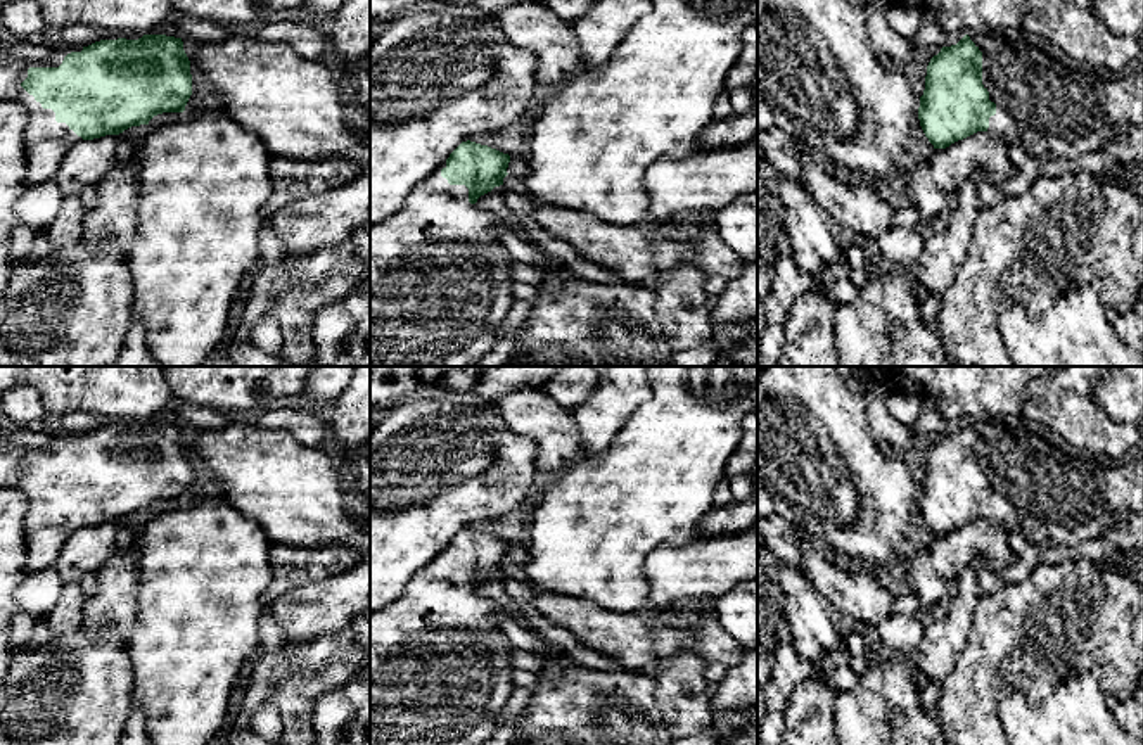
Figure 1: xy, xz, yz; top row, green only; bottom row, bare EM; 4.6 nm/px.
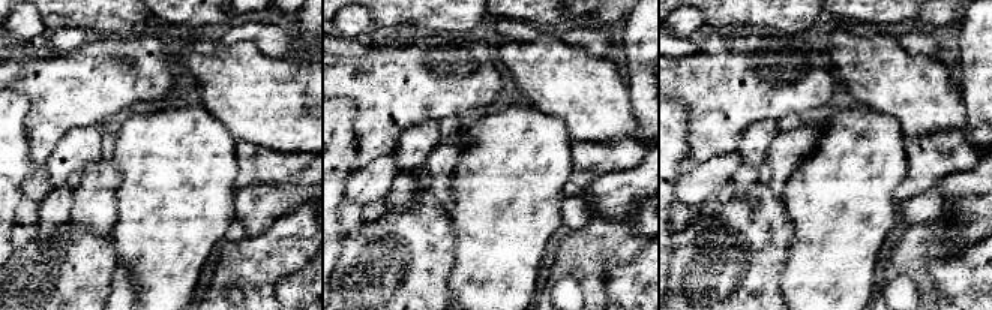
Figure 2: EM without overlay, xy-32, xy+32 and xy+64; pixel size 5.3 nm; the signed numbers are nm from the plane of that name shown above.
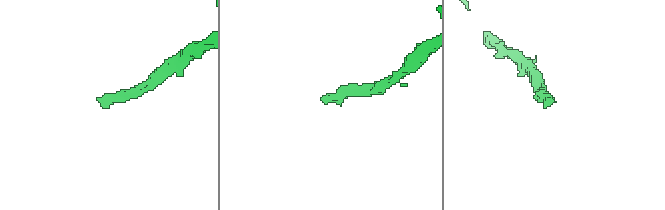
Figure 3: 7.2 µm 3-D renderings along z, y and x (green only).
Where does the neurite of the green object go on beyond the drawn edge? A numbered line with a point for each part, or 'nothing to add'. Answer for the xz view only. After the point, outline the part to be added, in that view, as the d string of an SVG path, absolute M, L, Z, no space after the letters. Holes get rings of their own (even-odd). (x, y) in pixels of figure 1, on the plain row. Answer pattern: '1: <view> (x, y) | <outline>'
1: xz (440, 668) | M446 548L431 564L424 565L408 583L405 593L379 612L370 614L370 745L484 745L498 723L498 716L514 691L510 665L512 643L498 626L515 617L501 603L469 589L465 572L450 572L441 564Z

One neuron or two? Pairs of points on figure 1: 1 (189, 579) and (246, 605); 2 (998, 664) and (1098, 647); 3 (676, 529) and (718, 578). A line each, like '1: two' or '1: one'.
1: one
2: one
3: two

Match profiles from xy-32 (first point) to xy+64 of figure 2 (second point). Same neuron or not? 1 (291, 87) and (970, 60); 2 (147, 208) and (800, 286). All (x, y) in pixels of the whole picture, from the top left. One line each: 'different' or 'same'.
1: different
2: same

